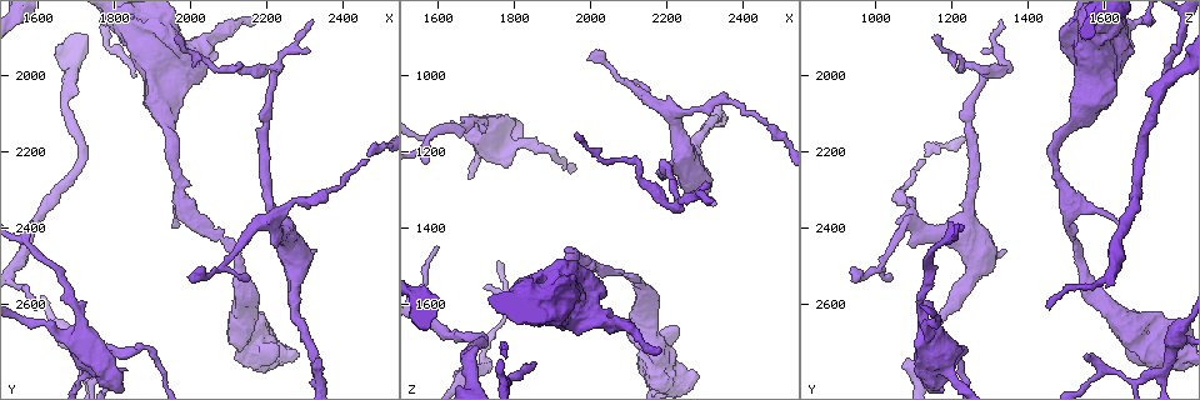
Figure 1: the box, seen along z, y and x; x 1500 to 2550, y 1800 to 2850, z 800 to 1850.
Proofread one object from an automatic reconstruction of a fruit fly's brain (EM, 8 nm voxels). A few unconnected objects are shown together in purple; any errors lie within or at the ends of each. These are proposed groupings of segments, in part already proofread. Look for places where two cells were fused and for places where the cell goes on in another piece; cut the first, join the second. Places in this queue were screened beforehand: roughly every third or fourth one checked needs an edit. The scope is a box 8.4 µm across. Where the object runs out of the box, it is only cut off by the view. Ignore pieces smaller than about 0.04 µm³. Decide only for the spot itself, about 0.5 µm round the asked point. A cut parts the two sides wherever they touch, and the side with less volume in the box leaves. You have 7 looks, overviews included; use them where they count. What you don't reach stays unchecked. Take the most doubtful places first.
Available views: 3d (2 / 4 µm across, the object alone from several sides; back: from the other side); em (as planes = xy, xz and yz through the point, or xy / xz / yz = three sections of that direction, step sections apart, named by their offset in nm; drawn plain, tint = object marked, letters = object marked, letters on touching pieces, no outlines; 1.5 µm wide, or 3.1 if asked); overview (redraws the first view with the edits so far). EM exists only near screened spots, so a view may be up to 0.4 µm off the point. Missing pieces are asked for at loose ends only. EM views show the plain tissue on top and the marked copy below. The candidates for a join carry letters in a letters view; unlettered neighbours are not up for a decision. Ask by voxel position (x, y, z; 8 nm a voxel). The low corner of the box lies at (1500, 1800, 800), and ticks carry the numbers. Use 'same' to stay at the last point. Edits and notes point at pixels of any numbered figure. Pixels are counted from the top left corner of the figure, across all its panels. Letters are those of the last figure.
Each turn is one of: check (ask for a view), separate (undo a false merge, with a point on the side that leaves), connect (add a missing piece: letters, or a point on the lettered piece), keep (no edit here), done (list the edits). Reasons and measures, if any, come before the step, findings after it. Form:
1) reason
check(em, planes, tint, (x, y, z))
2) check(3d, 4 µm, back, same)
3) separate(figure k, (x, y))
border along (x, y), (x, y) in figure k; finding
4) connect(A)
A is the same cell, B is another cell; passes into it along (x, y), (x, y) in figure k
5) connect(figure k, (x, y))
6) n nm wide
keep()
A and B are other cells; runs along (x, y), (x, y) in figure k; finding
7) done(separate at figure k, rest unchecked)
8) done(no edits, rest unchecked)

an open end
check(em, xz, step 4, tint, (2310, 1940, 1280))

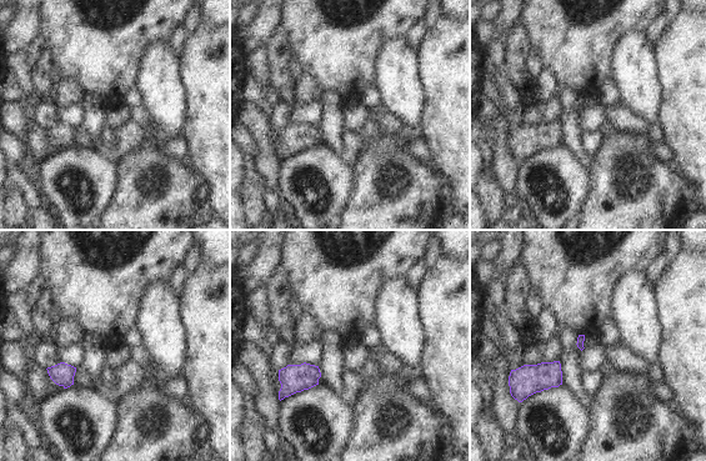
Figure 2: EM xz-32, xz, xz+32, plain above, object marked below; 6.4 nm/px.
another direction
check(em, planes, letters, same)

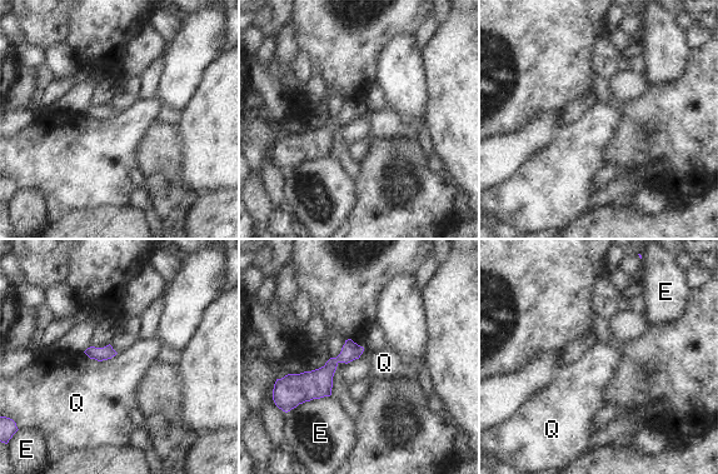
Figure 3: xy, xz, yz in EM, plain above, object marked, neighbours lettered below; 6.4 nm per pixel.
keep()
E and Q are other cells; border along (84, 352), (98, 360), (118, 353) in figure 3; none of them fits

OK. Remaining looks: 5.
check(3d, 2 µm, (1725, 2775, 1755))

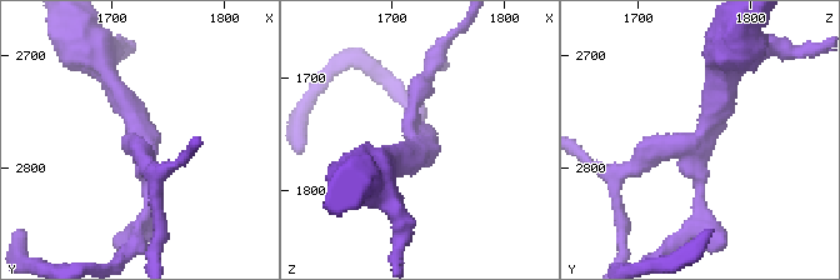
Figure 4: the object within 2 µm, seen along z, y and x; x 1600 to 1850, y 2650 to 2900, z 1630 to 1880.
shape alone is not enough
check(em, planes, letters, (1726, 2768, 1756))

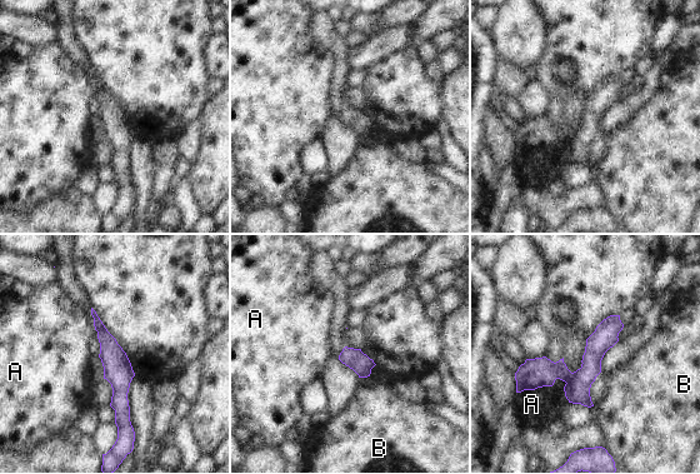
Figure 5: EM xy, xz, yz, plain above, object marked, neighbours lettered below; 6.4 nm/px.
separate(figure 5, (578, 390))
A and B are other cells; border along (579, 369), (566, 383) in figure 5; a second cell is stuck on

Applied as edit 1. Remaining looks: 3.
done(separate at figure 5, rest unchecked)

